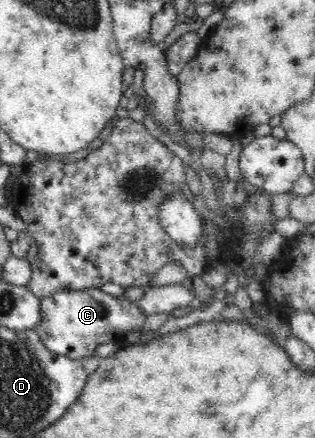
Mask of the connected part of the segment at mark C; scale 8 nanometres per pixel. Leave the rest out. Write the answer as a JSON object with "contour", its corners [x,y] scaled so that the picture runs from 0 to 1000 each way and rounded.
{"contour":[[[321,658],[184,664],[130,683],[130,733],[108,747],[149,799],[232,822],[305,811],[314,788],[368,785],[384,769],[422,756],[454,758],[460,712],[435,687],[410,685],[394,671],[359,676]]]}

